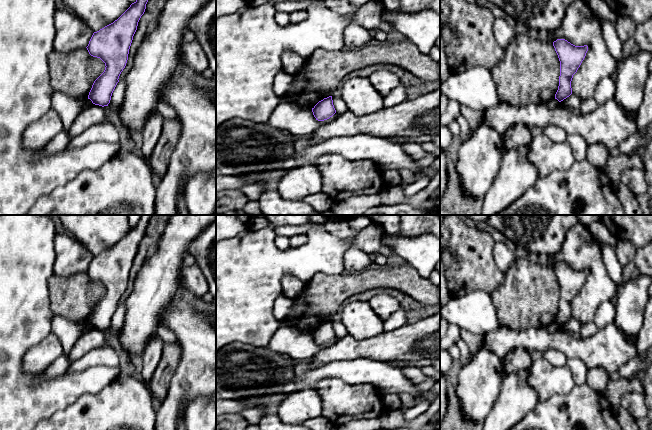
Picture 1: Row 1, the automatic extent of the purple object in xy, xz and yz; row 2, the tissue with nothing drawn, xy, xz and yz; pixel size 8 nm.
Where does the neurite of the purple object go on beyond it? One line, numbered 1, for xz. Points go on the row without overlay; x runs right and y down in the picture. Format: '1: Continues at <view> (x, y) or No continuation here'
1: No continuation here

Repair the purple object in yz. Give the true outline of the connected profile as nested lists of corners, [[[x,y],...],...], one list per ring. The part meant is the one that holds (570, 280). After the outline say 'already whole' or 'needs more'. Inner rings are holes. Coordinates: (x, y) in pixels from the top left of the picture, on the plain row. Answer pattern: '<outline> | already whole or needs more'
[[[557,263],[553,270],[560,285],[559,310],[555,323],[563,325],[572,318],[571,305],[588,275],[588,270],[575,270],[565,263]]] | already whole

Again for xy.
[[[141,215],[138,223],[113,247],[94,256],[88,270],[89,278],[105,287],[104,296],[94,305],[88,323],[93,328],[108,330],[119,300],[126,290],[129,273],[138,246],[153,215]]] | already whole

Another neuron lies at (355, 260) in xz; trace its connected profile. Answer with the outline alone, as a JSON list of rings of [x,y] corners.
[[[349,248],[344,254],[344,267],[346,272],[359,272],[367,270],[372,261],[369,255],[358,248]]]

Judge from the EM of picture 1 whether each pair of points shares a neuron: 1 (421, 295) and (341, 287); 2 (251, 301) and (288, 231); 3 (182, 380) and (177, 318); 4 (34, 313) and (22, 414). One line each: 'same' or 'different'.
1: same
2: different
3: same
4: same

